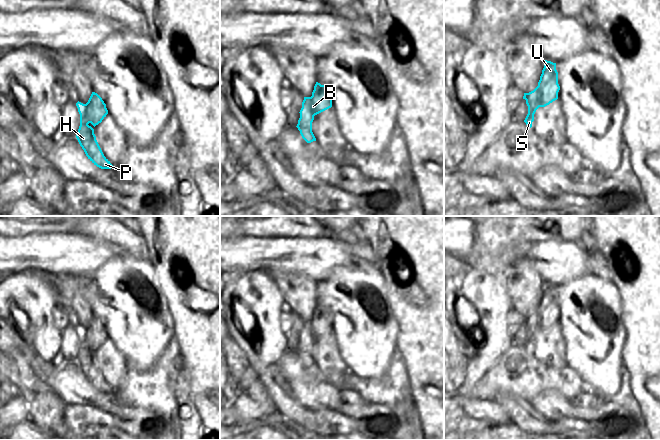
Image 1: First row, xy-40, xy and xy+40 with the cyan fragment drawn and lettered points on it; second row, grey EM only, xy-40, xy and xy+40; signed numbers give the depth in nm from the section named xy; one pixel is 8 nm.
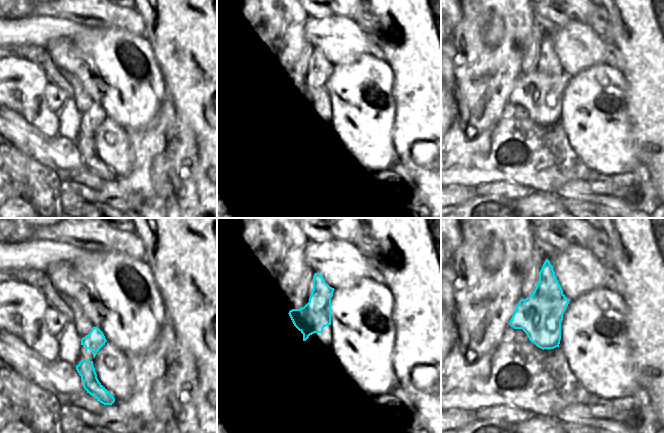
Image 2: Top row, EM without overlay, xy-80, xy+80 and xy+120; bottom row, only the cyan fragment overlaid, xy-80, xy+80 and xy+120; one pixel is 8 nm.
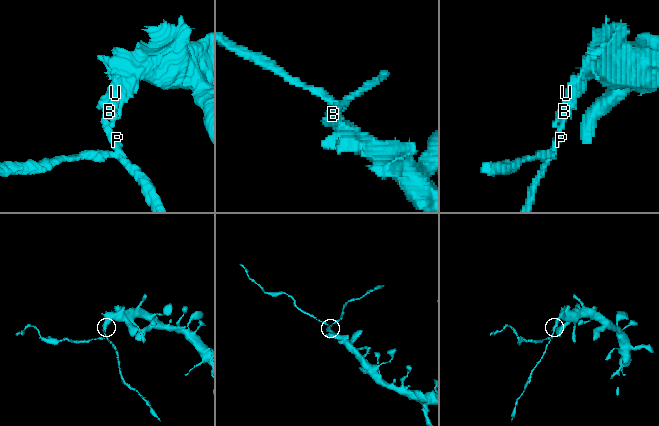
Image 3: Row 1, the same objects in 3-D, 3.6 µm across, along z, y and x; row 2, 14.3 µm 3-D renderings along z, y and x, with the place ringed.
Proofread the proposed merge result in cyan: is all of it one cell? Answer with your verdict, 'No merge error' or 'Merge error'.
Merge error

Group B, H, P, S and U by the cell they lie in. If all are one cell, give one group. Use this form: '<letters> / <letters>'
B S U / H P

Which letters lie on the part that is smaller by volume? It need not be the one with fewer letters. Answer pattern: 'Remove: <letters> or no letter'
Remove: H, P

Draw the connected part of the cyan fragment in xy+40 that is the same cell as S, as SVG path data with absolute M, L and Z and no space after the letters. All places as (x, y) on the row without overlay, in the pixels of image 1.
M544 284L544 292L538 306L538 310L529 317L524 317L523 323L528 330L528 338L524 344L526 349L532 351L534 338L539 331L545 331L558 323L560 310L558 308L558 296L556 287Z

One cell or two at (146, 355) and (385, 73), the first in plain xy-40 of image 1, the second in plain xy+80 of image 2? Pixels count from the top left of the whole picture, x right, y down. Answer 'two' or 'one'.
one

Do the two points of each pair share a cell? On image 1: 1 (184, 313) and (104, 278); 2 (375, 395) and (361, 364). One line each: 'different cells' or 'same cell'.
1: different cells
2: different cells

